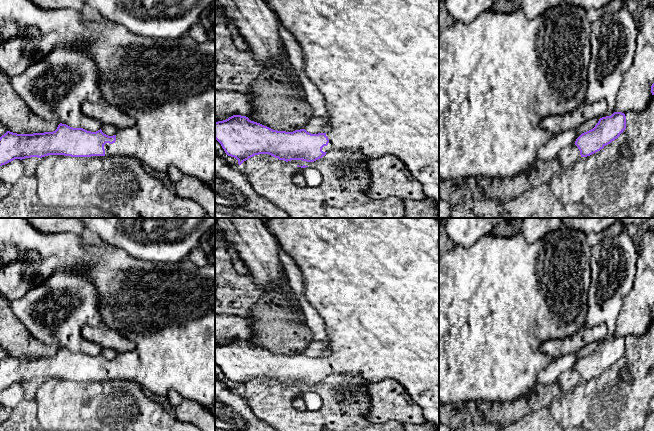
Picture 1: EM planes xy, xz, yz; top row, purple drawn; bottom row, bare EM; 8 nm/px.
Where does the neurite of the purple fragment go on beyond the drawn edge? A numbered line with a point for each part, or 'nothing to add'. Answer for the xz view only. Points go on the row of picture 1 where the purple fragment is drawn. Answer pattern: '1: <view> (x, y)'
1: xz (376, 62)

